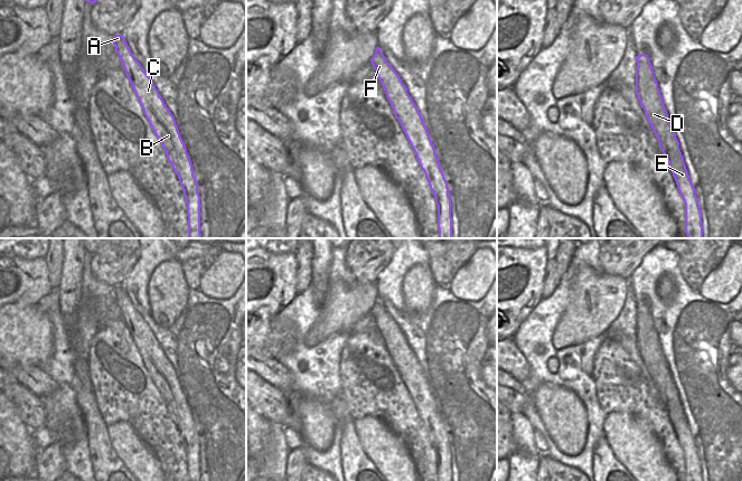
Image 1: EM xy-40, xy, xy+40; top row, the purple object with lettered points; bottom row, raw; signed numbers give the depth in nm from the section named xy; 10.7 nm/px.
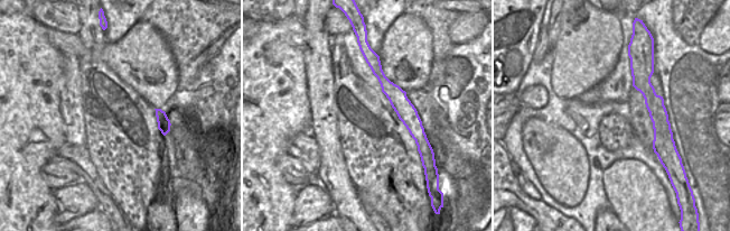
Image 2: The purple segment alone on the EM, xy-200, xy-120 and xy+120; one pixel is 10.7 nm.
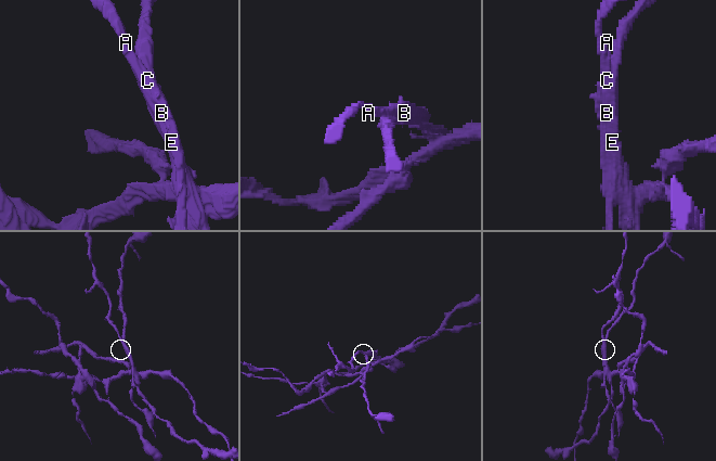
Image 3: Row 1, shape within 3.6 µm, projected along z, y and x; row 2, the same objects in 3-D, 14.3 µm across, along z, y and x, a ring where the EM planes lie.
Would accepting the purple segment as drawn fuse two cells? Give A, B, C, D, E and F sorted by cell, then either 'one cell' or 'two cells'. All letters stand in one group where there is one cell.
A B C F / D E | two cells

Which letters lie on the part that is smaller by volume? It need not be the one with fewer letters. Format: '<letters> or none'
A, B, C, F

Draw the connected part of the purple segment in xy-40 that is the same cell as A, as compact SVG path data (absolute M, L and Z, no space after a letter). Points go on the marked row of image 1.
M115 35L113 45L143 113L161 147L165 149L167 159L175 173L178 178L182 178L184 175L188 177L188 185L181 186L184 191L192 192L192 199L187 202L187 213L191 214L191 235L188 238L201 238L198 185L175 117L166 106L148 74L132 55L124 37Z

